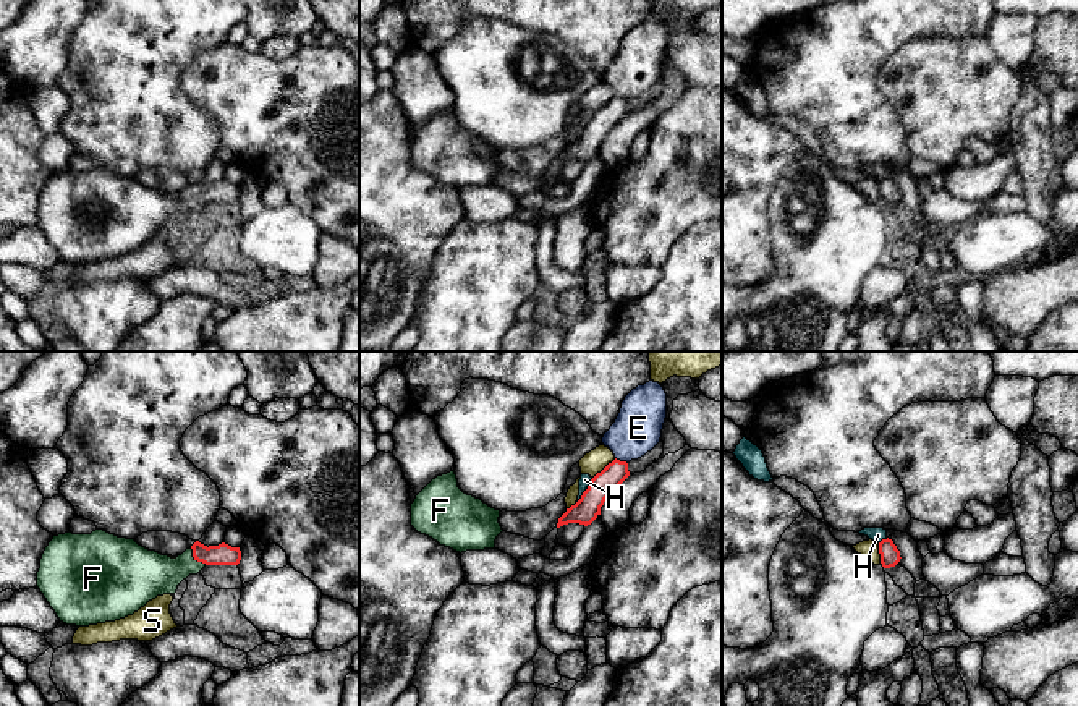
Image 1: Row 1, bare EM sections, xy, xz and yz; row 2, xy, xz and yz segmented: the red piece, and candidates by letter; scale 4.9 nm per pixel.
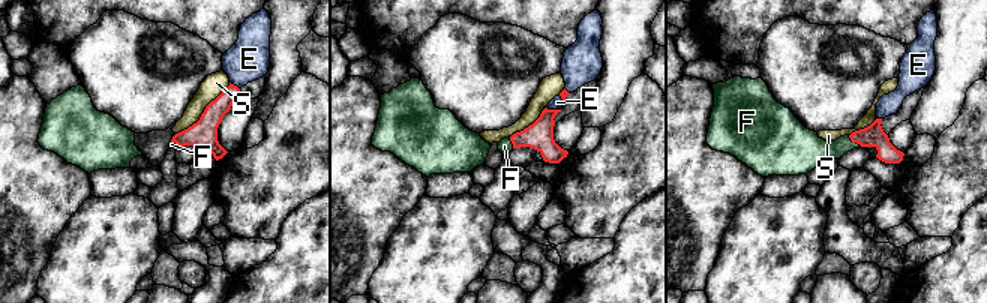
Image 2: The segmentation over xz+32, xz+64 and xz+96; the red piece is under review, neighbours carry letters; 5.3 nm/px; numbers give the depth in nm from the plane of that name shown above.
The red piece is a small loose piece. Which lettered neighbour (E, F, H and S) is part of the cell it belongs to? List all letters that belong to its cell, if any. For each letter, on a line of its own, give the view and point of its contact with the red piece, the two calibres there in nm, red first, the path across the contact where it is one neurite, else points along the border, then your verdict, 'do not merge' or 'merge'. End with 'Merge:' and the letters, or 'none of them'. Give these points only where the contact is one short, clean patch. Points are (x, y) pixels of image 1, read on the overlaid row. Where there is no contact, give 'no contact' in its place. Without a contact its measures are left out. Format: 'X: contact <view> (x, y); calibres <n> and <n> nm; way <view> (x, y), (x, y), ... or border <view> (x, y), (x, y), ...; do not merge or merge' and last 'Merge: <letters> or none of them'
E: contact xz (622, 462); calibres 120 and 240 nm; do not merge
F: contact xy (196, 559); calibres 110 and 220 nm; way xy (222, 554), (196, 559), (167, 574), (149, 574); merge
H: contact xz (585, 491); calibres 120 and 50 nm; border xz (593, 478), (577, 502); do not merge
S: contact xz (606, 467); calibres 120 and 110 nm; do not merge
Merge: F

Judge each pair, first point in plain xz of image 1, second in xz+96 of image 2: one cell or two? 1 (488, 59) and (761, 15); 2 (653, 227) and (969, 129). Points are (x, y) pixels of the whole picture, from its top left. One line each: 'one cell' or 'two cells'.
1: two cells
2: one cell

